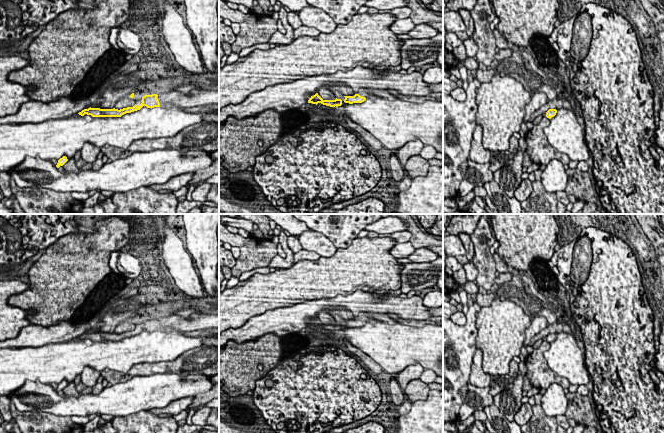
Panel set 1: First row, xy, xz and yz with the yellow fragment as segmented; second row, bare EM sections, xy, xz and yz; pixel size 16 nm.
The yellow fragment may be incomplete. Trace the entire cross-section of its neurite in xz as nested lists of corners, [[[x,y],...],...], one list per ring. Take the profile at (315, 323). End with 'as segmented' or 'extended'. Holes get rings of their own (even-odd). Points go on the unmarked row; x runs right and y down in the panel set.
[[[316,317],[315,319],[311,320],[308,324],[308,327],[312,327],[312,328],[318,328],[321,327],[323,329],[326,330],[330,330],[330,331],[338,331],[342,329],[342,324],[341,323],[335,323],[335,324],[323,324],[318,317]]] | as segmented

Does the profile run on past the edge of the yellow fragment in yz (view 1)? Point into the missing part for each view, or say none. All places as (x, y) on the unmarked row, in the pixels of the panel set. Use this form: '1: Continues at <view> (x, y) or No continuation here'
1: No continuation here

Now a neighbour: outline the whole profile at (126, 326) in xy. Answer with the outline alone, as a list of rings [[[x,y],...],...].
[[[129,320],[119,324],[115,329],[115,333],[120,334],[127,331],[133,331],[134,329],[135,329],[135,324]]]

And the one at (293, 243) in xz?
[[[294,235],[288,236],[287,243],[288,247],[293,251],[294,254],[303,249],[302,245],[299,242],[299,239],[296,238]]]

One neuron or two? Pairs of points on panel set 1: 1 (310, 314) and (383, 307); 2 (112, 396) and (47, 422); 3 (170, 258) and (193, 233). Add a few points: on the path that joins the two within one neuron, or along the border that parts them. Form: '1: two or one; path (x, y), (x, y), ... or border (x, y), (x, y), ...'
1: one; path (328, 303), (365, 303)
2: two; border (40, 410), (46, 413), (68, 415), (70, 417)
3: two; border (189, 252), (192, 257)

